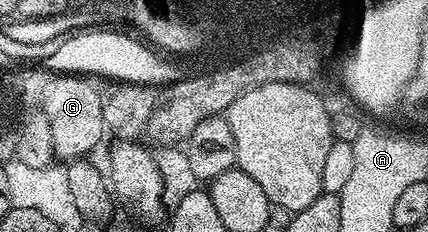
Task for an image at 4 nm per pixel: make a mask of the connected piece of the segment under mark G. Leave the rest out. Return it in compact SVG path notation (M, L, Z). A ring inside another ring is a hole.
M56 74L44 84L42 115L50 122L50 134L54 138L54 153L61 161L71 162L87 157L104 136L106 123L103 120L102 92L83 75Z

